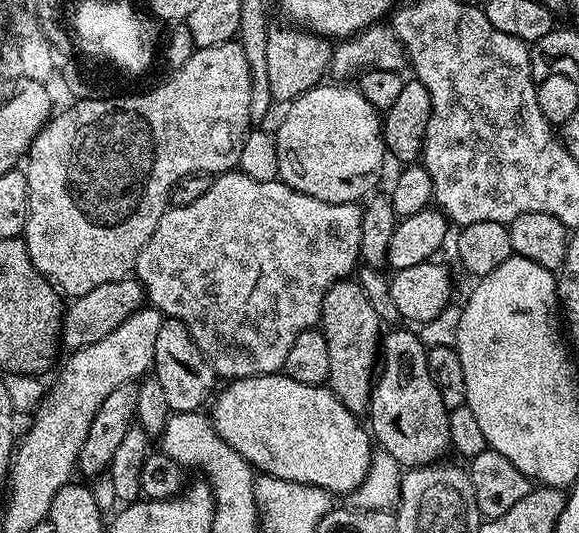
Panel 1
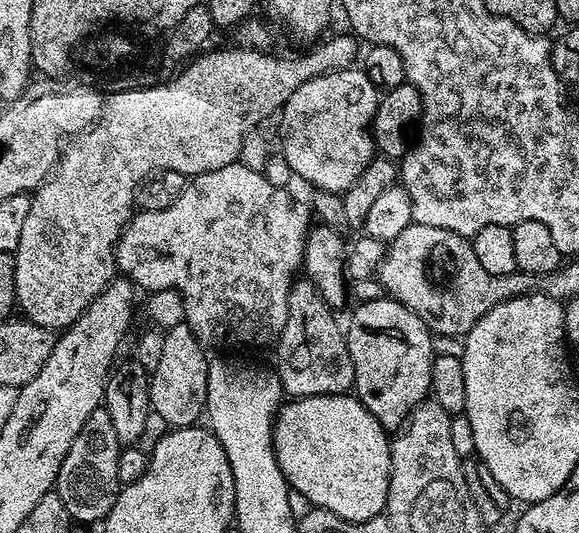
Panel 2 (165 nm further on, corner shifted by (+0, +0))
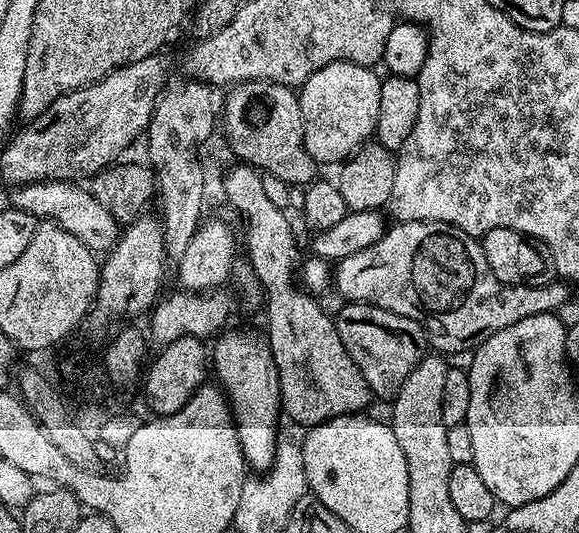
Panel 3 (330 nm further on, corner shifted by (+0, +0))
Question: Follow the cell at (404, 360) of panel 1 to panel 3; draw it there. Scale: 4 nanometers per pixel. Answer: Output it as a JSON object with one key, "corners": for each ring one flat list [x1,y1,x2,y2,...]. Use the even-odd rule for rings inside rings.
{"corners":[[351,302,345,303,343,310,334,319,338,338,342,338,342,346,346,346,358,370,362,370,362,378,366,378,373,397,396,397,402,382,410,378,410,370,414,370,414,366,418,366,418,362,424,359,429,347,428,336,422,326,390,310]]}

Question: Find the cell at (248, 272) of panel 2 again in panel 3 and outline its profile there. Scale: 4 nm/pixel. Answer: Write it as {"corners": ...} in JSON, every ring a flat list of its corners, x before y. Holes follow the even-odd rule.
{"corners":[[40,180,37,184,22,184,11,189,11,207,29,212,44,222,62,226,67,232,74,234,82,246,86,246,93,254,107,254,112,251,116,241,120,239,121,225,102,206,92,193,79,183,70,180]]}

